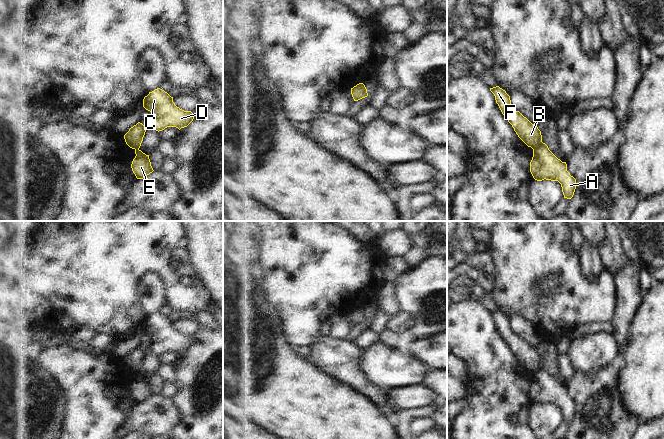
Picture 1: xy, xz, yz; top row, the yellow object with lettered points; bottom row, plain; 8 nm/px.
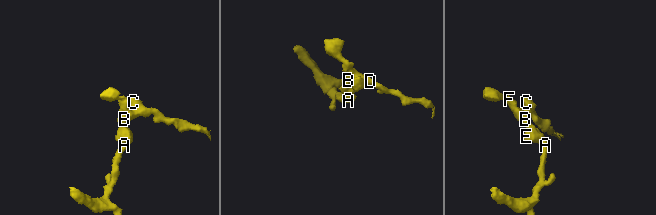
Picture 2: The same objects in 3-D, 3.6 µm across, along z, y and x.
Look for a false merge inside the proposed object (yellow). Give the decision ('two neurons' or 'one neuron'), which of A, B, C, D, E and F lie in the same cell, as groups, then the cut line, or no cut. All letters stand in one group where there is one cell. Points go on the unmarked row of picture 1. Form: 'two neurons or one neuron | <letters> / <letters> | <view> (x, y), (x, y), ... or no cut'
two neurons | A E / B C D F | yz (542, 366), (533, 373)

